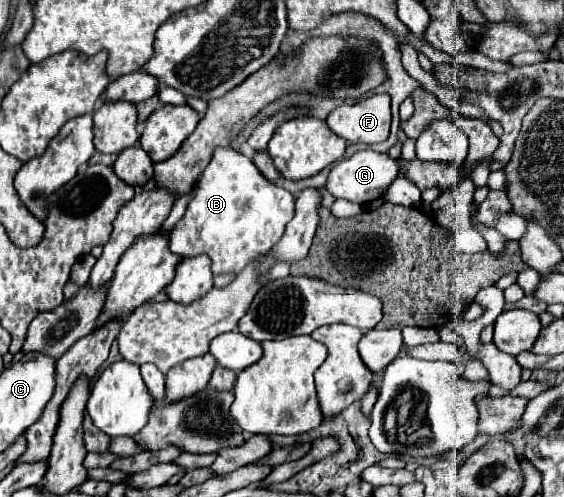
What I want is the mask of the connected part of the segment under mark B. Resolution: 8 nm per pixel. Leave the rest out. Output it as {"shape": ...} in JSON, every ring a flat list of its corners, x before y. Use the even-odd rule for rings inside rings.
{"shape":[[218,147,212,153,212,159,200,179,194,185,194,195,188,201,184,217,174,225,172,233,168,235,170,251,180,257,194,257,194,255,208,255,212,259,212,273,240,273,248,263,262,257,270,247,274,247,286,223,294,217,294,197,284,187,268,181,256,165,232,147]]}

